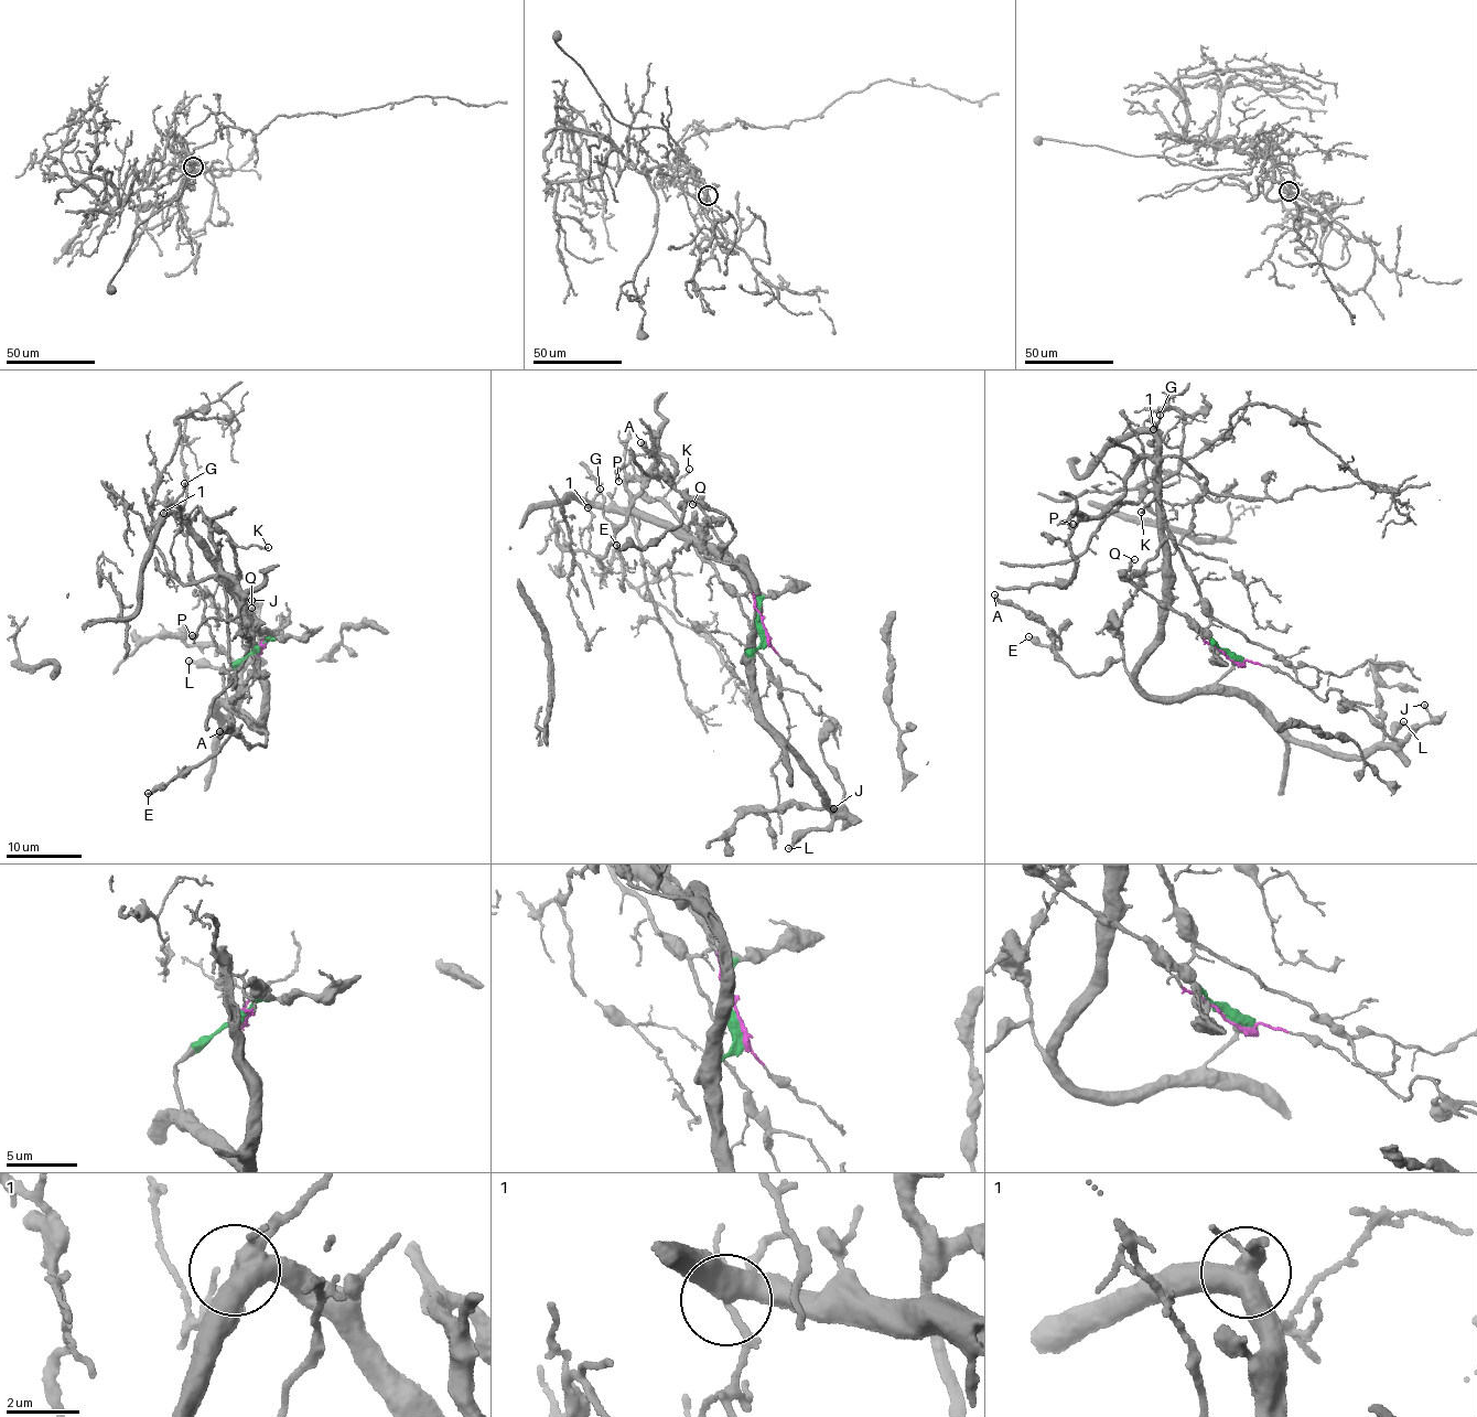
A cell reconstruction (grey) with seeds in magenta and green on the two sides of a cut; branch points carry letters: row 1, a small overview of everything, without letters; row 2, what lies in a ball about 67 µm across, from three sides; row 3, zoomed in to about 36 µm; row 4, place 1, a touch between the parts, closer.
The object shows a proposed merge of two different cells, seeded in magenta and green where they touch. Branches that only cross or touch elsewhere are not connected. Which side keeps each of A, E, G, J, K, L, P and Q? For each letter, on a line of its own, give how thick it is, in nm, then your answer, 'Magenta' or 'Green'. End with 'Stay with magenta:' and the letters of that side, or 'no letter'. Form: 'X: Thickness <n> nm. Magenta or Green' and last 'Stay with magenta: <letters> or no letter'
A: Thickness 400 nm. Green
E: Thickness 160 nm. Green
G: Thickness 160 nm. Magenta
J: Thickness 200 nm. Green
K: Thickness 150 nm. Magenta
L: Thickness 360 nm. Green
P: Thickness 200 nm. Magenta
Q: Thickness 240 nm. Green
Stay with magenta: G, K, P

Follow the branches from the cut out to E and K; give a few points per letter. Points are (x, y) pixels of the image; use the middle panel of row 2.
E: (764, 629), (742, 661), (754, 591), (723, 561), (734, 534), (722, 514), (686, 504), (659, 538), (616, 544)
K: (764, 628), (752, 593), (742, 594), (720, 578), (669, 507), (665, 497), (688, 469)

